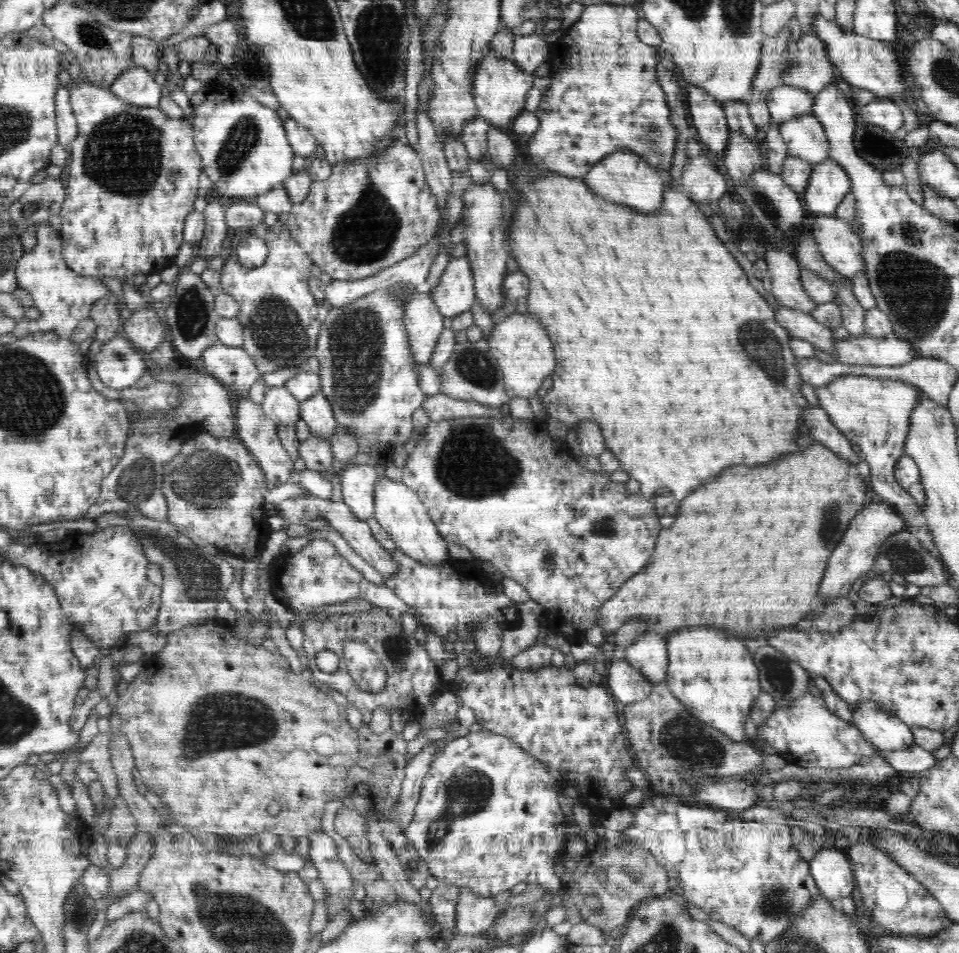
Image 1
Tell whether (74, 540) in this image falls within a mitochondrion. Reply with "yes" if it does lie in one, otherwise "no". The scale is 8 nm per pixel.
no

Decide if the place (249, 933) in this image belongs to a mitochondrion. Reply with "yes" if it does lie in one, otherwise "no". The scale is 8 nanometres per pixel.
yes

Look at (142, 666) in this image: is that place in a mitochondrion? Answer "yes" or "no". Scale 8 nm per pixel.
no

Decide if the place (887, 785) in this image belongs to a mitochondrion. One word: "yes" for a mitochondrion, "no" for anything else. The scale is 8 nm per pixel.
no

